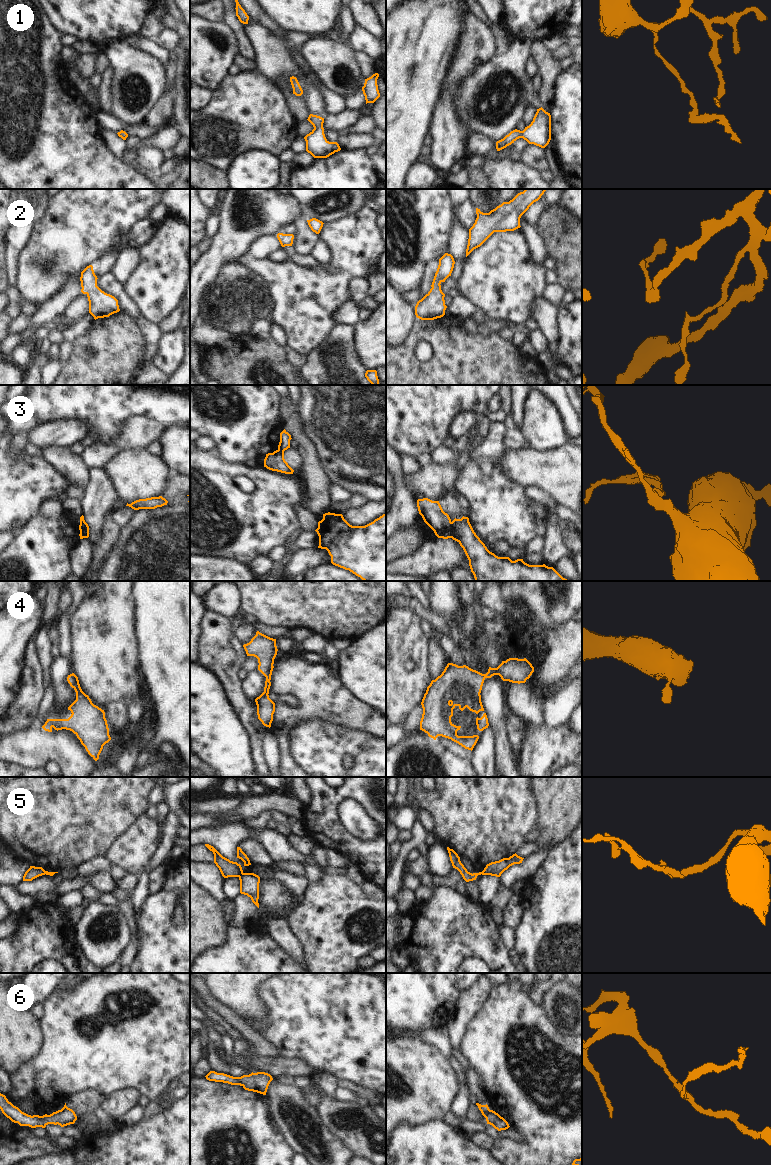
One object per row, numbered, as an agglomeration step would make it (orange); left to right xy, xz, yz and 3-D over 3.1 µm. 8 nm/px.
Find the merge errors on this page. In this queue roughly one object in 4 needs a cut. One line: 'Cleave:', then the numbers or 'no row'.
Cleave: 3, 5

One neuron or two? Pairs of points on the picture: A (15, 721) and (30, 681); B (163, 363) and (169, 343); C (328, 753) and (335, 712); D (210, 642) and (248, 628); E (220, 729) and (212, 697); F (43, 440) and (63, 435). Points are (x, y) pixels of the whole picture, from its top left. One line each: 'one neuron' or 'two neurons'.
A: one neuron
B: one neuron
C: two neurons
D: two neurons
E: one neuron
F: one neuron

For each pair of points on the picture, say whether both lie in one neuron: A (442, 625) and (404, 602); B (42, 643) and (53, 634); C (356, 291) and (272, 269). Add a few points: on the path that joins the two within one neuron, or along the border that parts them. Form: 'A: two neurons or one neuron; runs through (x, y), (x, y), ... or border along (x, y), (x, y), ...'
A: one neuron; runs through (433, 620), (413, 604)
B: two neurons; border along (49, 626), (47, 637), (52, 645)
C: two neurons; border along (365, 277), (351, 278), (348, 288), (350, 299)

